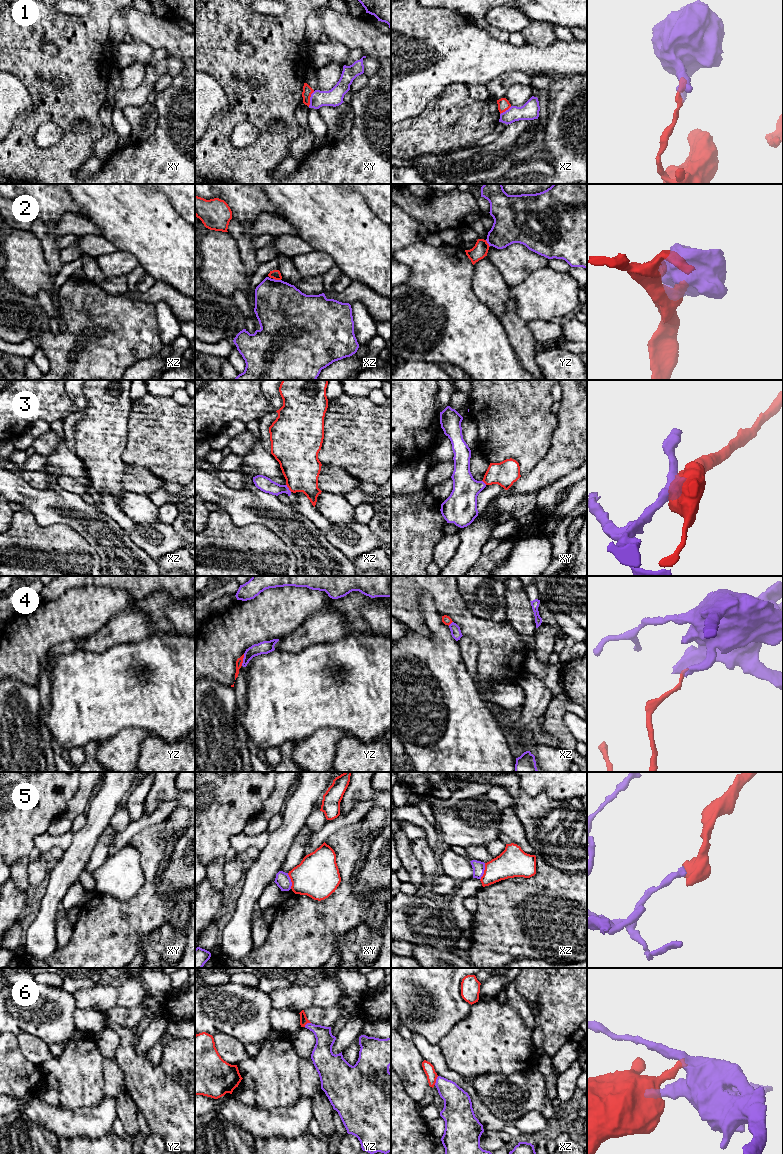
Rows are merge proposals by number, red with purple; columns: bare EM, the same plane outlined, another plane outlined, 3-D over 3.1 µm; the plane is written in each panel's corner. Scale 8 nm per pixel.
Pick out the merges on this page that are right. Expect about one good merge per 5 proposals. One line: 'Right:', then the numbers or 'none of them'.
Right: none of them

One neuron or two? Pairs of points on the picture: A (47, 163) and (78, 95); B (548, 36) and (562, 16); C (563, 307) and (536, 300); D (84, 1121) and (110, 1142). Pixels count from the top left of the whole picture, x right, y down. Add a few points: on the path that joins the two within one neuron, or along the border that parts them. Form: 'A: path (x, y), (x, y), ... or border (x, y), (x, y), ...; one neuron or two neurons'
A: path (64, 146), (67, 143), (67, 112); one neuron
B: border (532, 21), (549, 22), (553, 26); two neurons
C: path (556, 300), (543, 300); one neuron
D: border (111, 1130), (100, 1137), (79, 1136); two neurons

